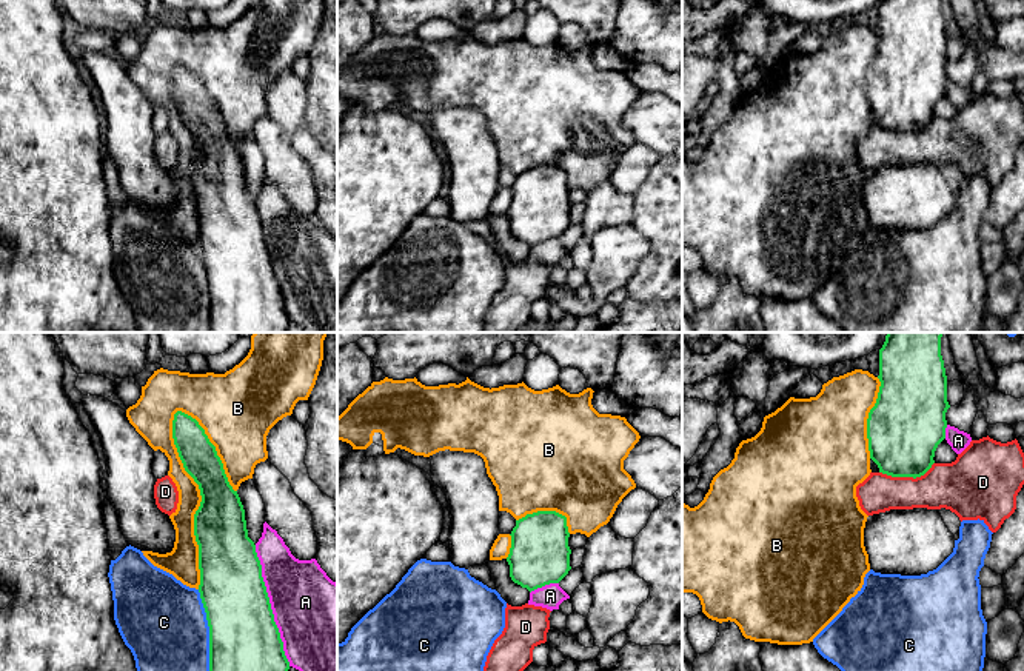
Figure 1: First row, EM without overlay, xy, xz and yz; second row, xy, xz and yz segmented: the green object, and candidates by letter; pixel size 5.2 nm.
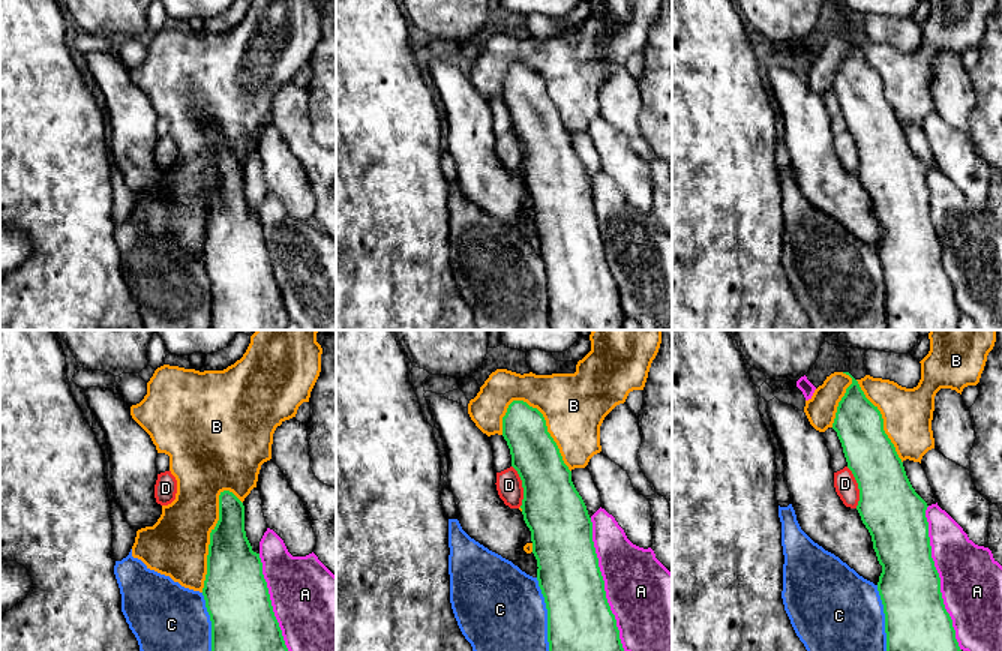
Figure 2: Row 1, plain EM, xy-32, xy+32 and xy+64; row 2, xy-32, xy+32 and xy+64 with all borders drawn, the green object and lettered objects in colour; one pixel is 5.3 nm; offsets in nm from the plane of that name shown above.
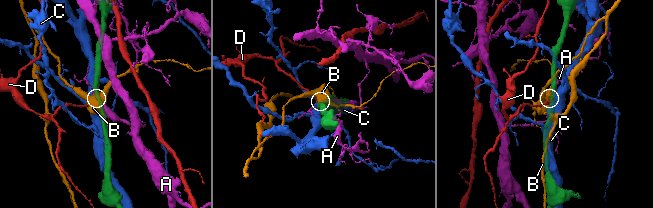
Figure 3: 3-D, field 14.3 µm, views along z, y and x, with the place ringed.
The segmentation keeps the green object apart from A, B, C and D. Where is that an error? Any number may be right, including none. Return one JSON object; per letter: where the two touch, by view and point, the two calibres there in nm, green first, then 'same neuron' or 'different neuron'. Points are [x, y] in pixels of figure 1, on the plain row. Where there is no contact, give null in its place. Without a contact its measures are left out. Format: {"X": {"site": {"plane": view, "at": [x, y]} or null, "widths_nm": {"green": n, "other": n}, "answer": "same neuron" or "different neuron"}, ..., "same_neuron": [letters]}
{"A": {"site": {"plane": "xy", "at": [270, 260]}, "widths_nm": {"green": 380, "other": 420}, "answer": "different neuron"}, "B": {"site": {"plane": "xy", "at": [202, 154]}, "widths_nm": {"green": 280, "other": 150}, "answer": "different neuron"}, "C": {"site": {"plane": "xy", "at": [210, 288]}, "widths_nm": {"green": 400, "other": 440}, "answer": "different neuron"}, "D": {"site": {"plane": "yz", "at": [907, 131]}, "widths_nm": {"green": 400, "other": 240}, "answer": "different neuron"}, "same_neuron": []}

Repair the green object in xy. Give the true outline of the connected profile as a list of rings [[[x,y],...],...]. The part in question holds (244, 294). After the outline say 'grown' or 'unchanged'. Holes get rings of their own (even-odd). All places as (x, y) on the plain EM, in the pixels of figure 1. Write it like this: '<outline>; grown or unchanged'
[[[177,66],[172,94],[185,126],[202,151],[194,169],[194,191],[199,200],[199,248],[209,282],[211,332],[286,332],[289,317],[274,277],[256,200],[248,192],[240,152],[228,137],[216,102],[196,74]]]; unchanged

